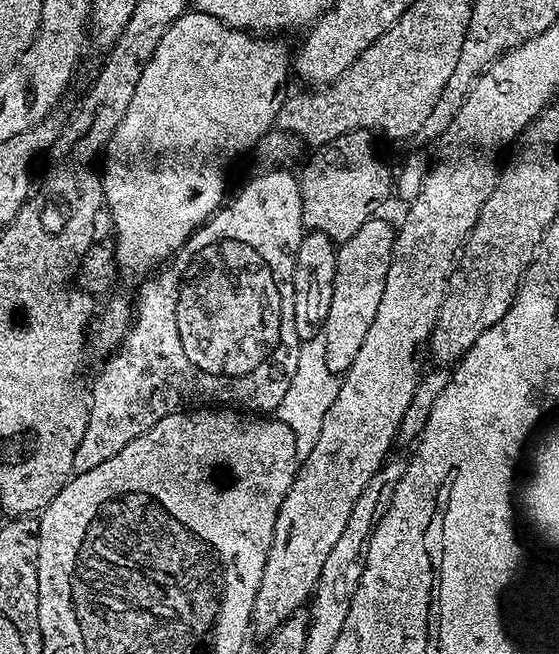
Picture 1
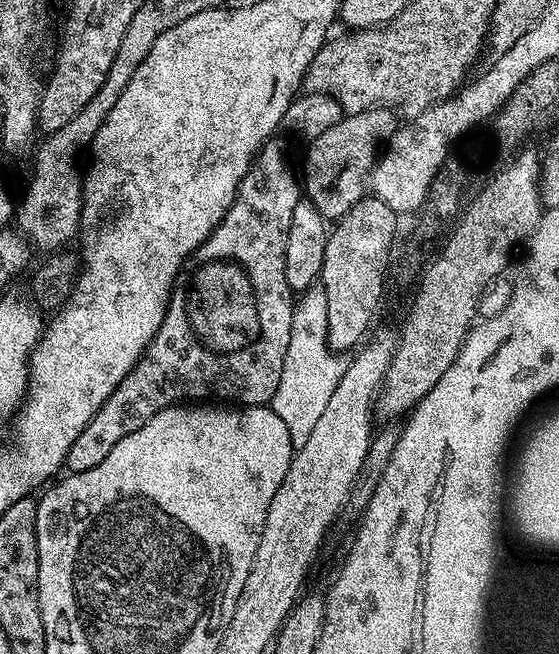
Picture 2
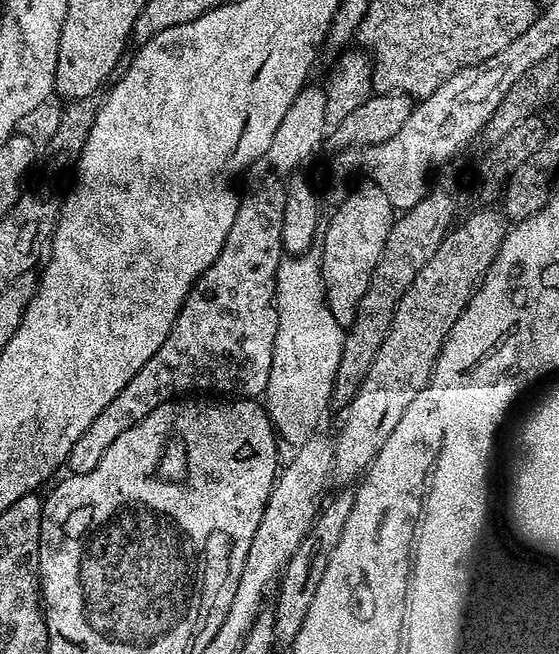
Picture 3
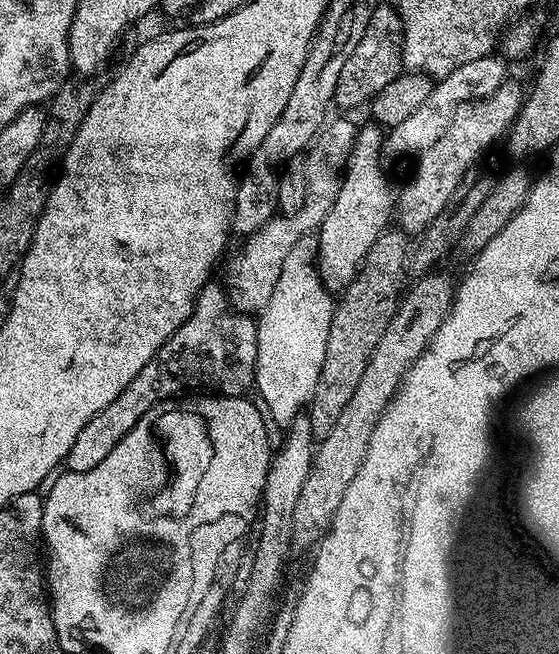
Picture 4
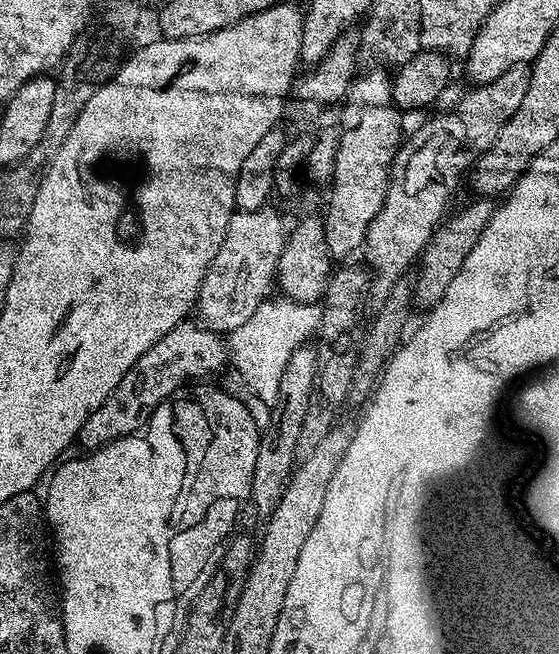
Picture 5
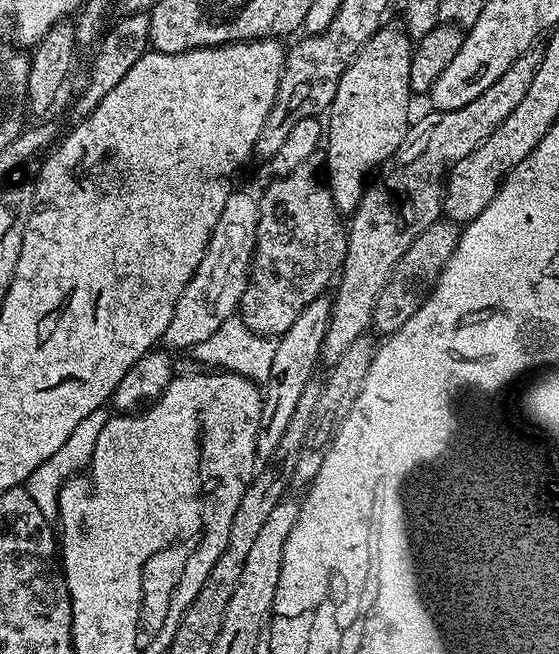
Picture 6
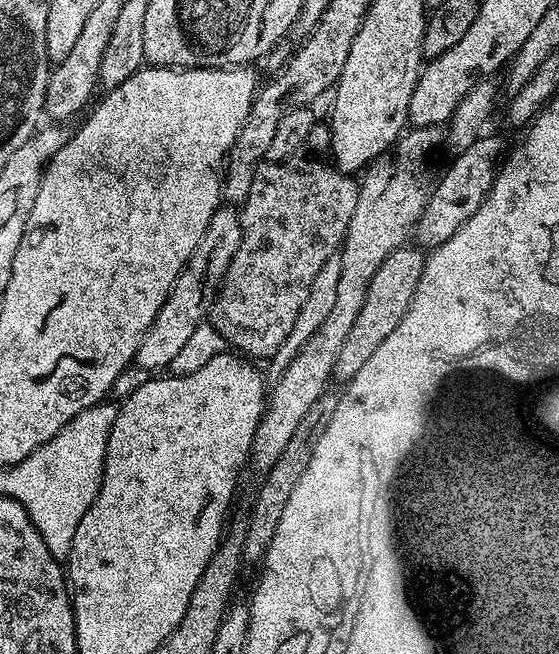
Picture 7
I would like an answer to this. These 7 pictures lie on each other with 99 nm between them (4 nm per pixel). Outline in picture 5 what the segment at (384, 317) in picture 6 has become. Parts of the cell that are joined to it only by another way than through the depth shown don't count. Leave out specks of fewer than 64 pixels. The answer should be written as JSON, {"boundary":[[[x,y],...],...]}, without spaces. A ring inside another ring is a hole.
{"boundary":[[[476,198],[473,201],[473,204],[466,205],[457,216],[449,215],[432,233],[431,240],[420,253],[418,261],[420,273],[415,273],[412,296],[412,303],[417,309],[420,307],[424,308],[423,310],[431,310],[440,301],[442,294],[446,294],[450,282],[454,282],[454,274],[462,270],[466,254],[474,250],[474,242],[478,242],[482,230],[486,230],[490,218],[498,207],[497,201],[492,198]]]}

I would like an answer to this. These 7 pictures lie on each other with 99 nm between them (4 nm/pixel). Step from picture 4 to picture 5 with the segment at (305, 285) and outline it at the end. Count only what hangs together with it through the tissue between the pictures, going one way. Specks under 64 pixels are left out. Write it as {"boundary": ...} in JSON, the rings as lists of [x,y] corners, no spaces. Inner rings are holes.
{"boundary":[[[269,298],[238,326],[226,340],[231,367],[236,367],[244,384],[264,404],[279,405],[282,374],[296,351],[305,347],[317,335],[320,326],[320,308],[287,298]]]}

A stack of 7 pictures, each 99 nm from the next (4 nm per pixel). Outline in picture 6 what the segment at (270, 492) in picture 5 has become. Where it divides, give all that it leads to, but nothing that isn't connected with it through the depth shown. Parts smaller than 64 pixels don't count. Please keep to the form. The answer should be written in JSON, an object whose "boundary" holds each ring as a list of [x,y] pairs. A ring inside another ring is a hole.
{"boundary":[[[323,294],[314,298],[298,318],[286,330],[283,336],[276,340],[274,363],[270,366],[270,378],[262,392],[262,407],[258,422],[258,438],[256,439],[256,458],[260,462],[271,461],[274,450],[278,450],[278,442],[282,442],[282,434],[286,434],[286,426],[298,407],[298,400],[308,384],[313,383],[312,371],[322,360],[324,339],[328,323],[332,317],[332,296]]]}

